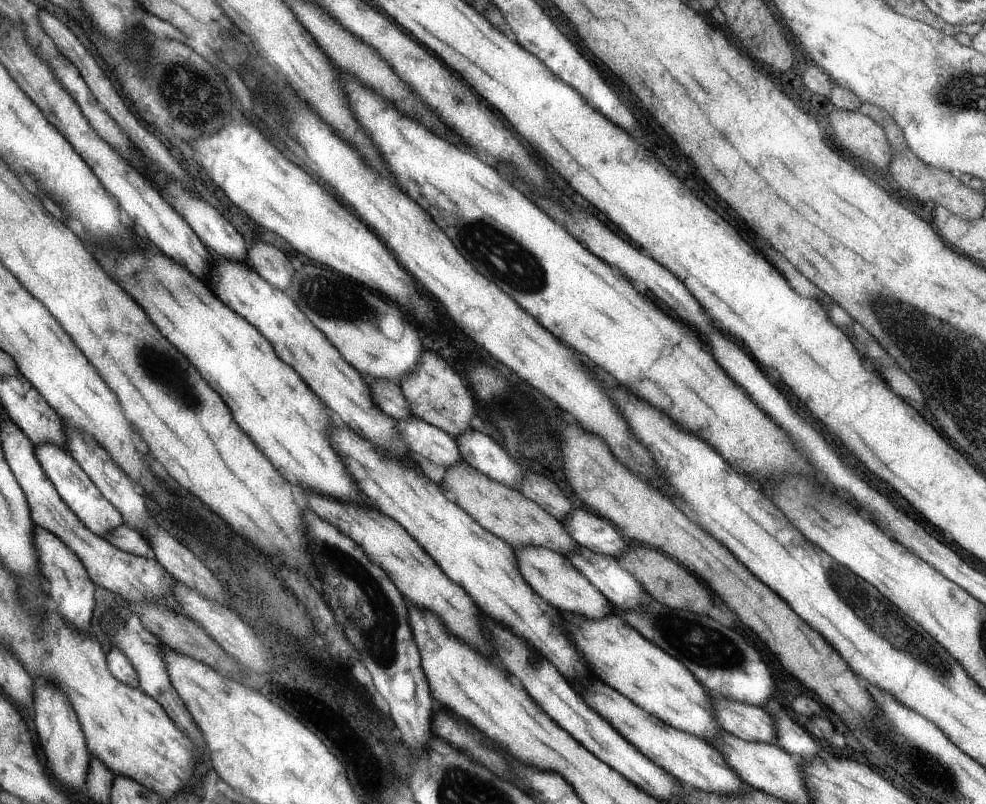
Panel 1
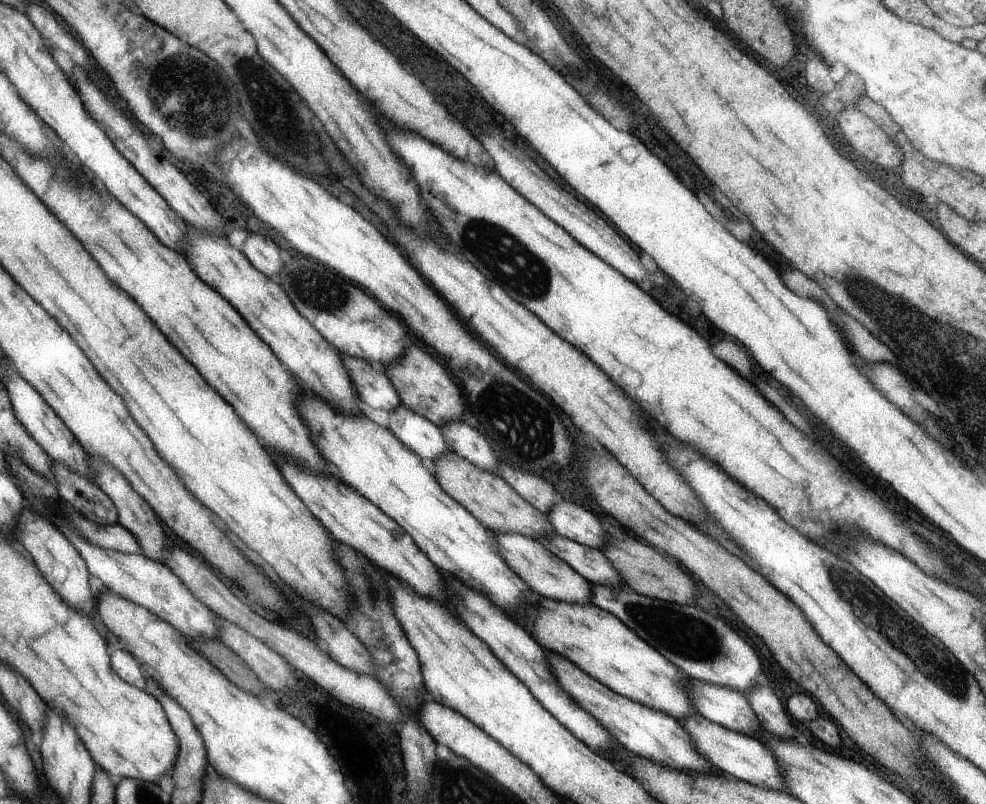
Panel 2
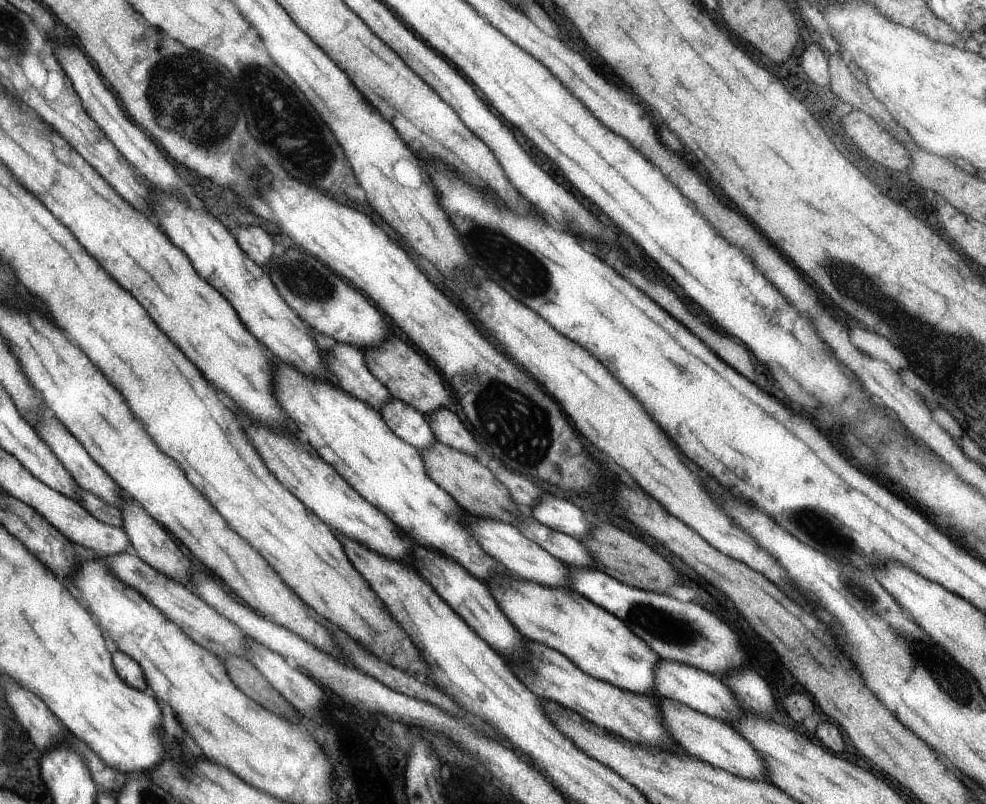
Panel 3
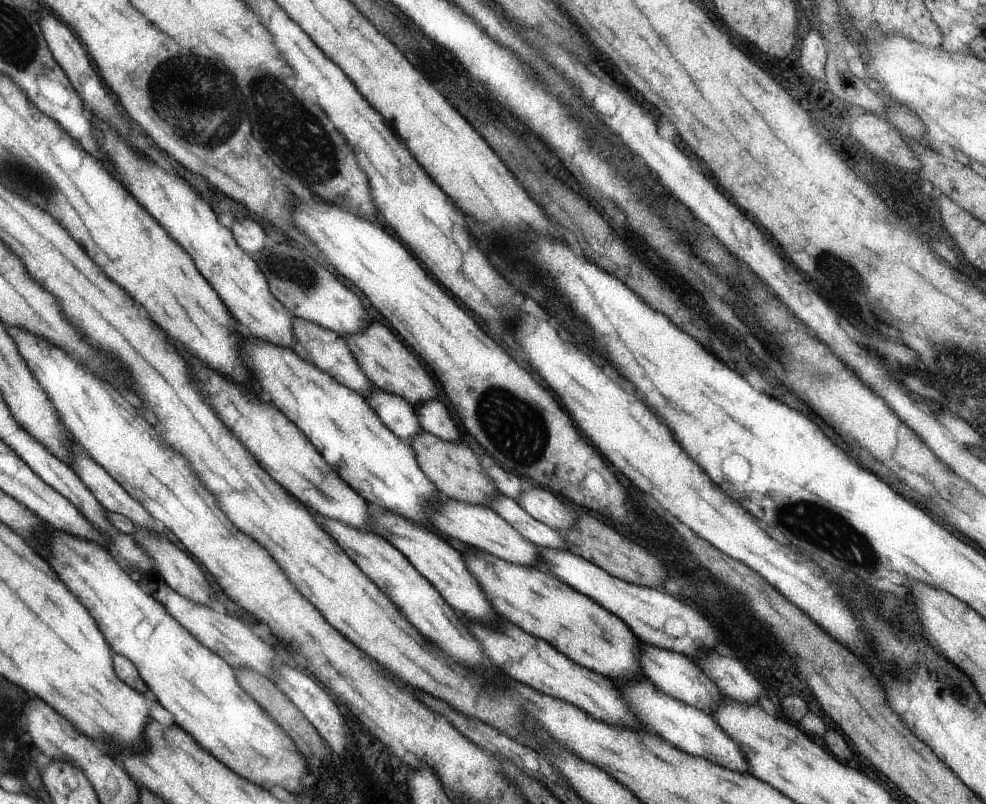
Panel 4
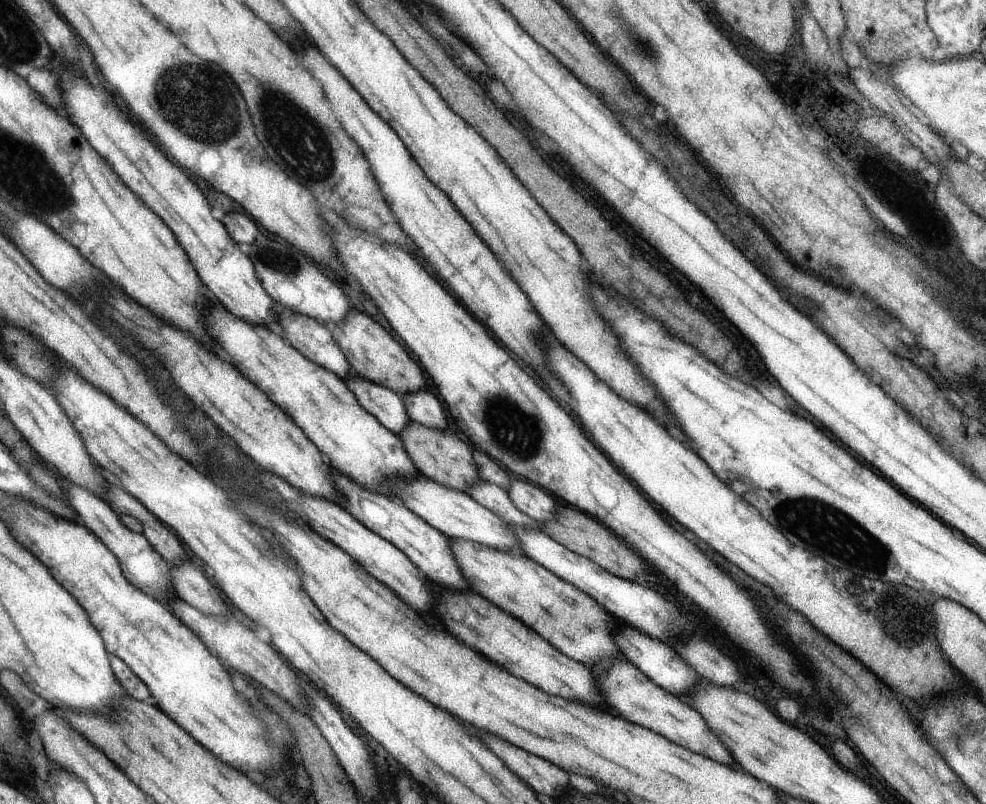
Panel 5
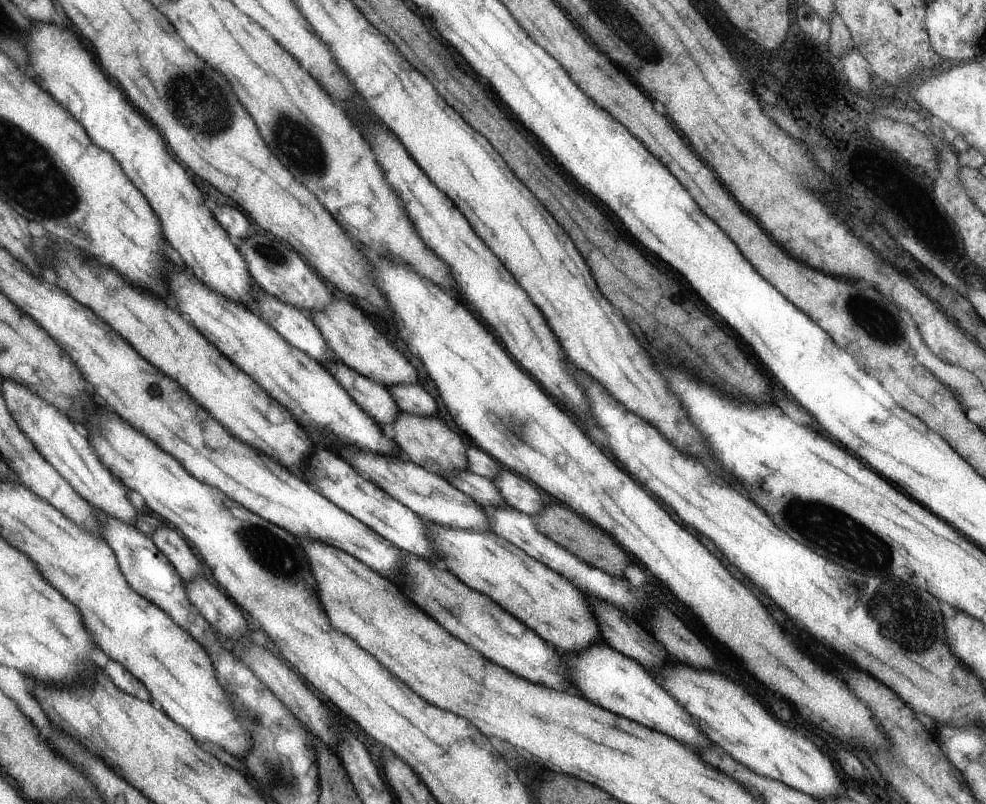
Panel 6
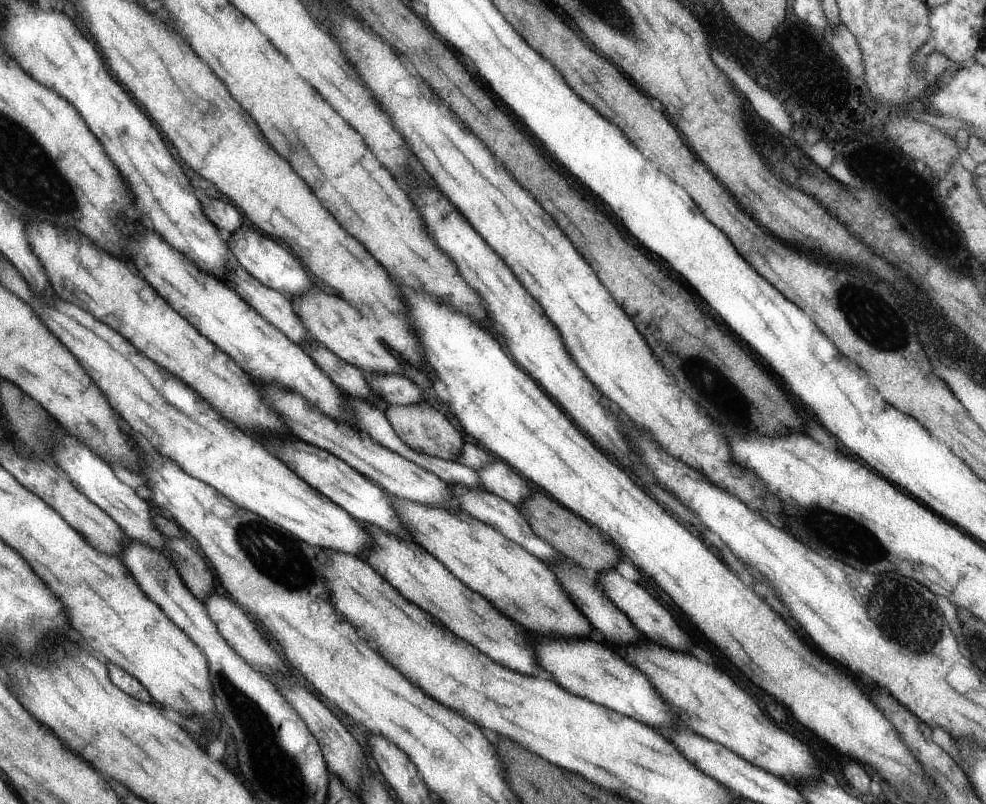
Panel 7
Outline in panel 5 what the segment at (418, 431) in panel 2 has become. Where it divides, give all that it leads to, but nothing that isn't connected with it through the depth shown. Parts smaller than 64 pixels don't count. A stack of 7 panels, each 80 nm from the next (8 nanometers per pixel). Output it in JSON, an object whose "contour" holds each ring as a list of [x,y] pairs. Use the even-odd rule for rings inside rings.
{"contour":[[[346,378],[346,386],[358,394],[358,400],[370,410],[382,426],[399,435],[411,418],[406,414],[402,397],[397,392],[379,384],[372,384],[364,378]]]}

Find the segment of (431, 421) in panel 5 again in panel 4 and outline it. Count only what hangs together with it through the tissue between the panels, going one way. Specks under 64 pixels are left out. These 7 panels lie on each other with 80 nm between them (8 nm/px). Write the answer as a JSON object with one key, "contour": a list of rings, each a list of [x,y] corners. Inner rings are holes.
{"contour":[[[440,400],[418,403],[414,410],[424,431],[447,441],[462,441],[456,423],[448,414],[448,408]]]}

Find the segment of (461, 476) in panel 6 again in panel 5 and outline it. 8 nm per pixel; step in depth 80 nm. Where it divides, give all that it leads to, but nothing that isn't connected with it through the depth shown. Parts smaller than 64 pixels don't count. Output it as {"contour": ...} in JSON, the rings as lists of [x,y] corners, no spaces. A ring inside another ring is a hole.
{"contour":[[[480,479],[472,483],[466,490],[476,502],[481,503],[488,510],[494,511],[506,521],[508,525],[523,526],[526,528],[540,529],[542,528],[537,521],[514,506],[512,500],[508,496],[507,490],[497,484]]]}

